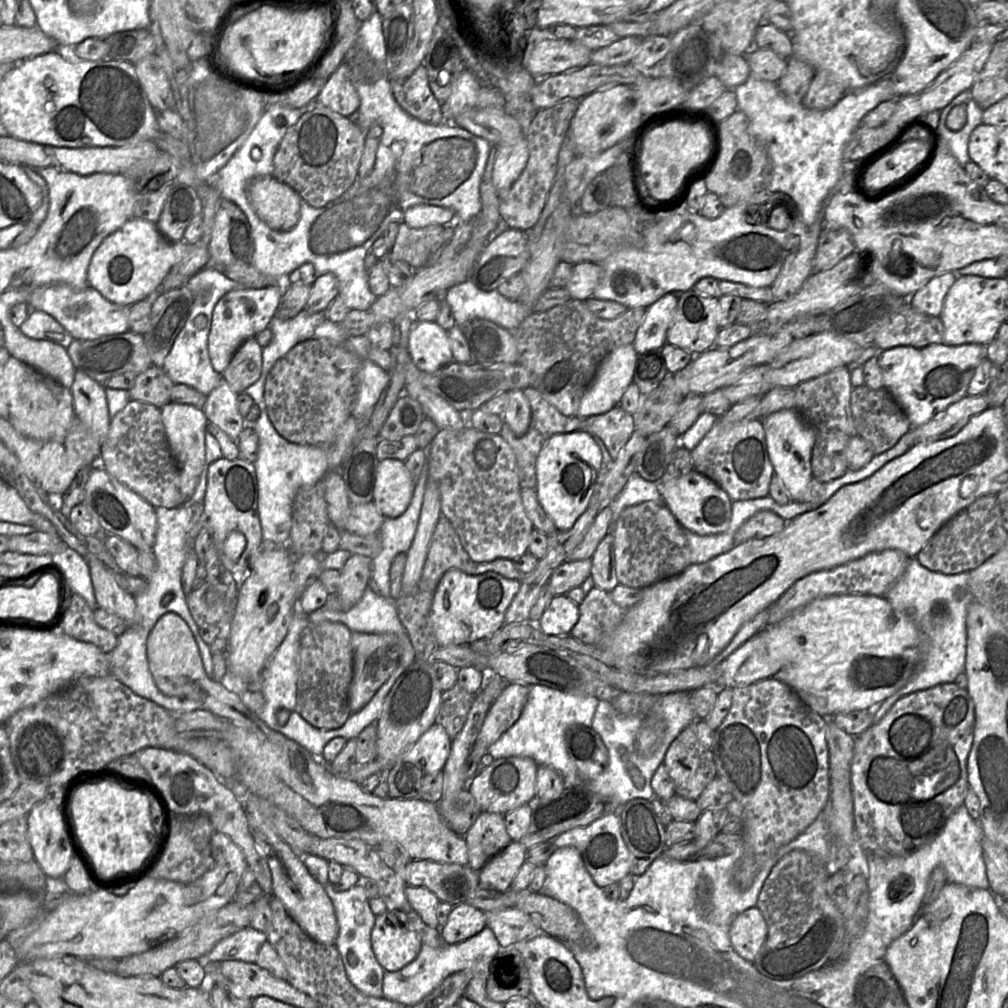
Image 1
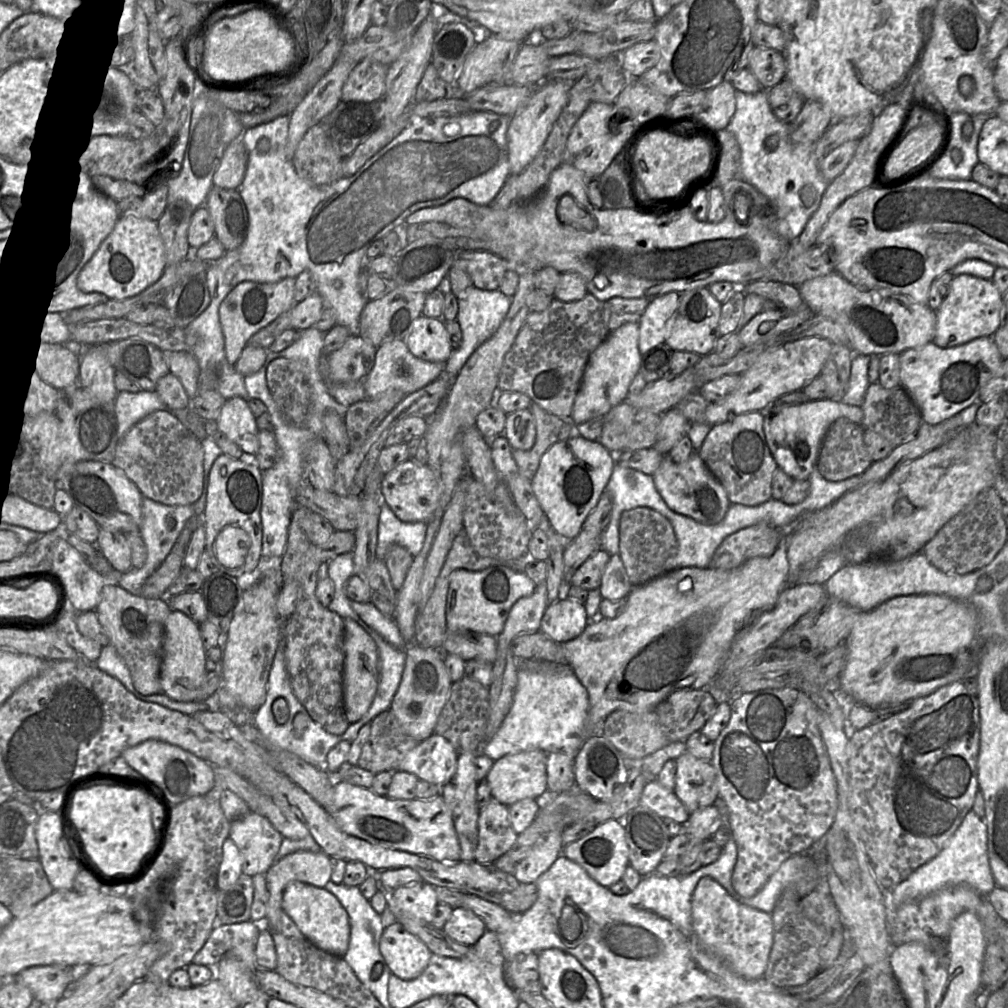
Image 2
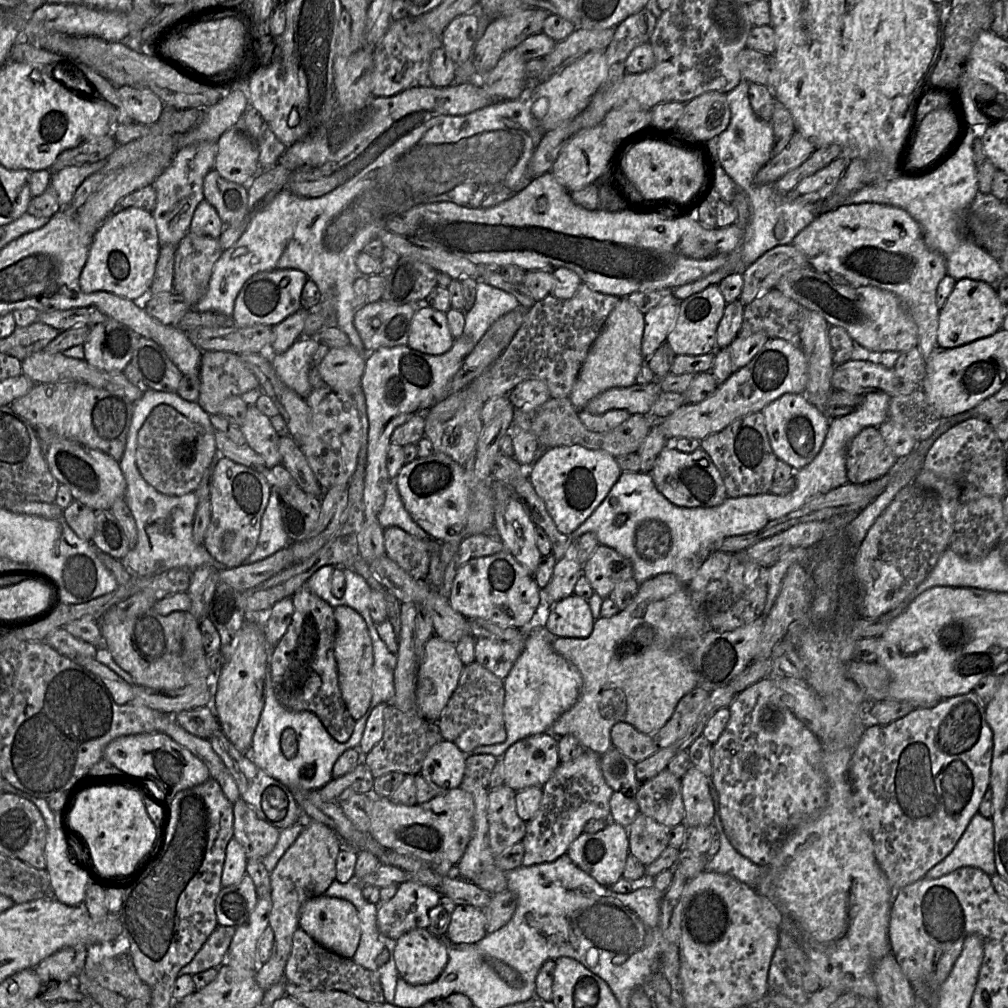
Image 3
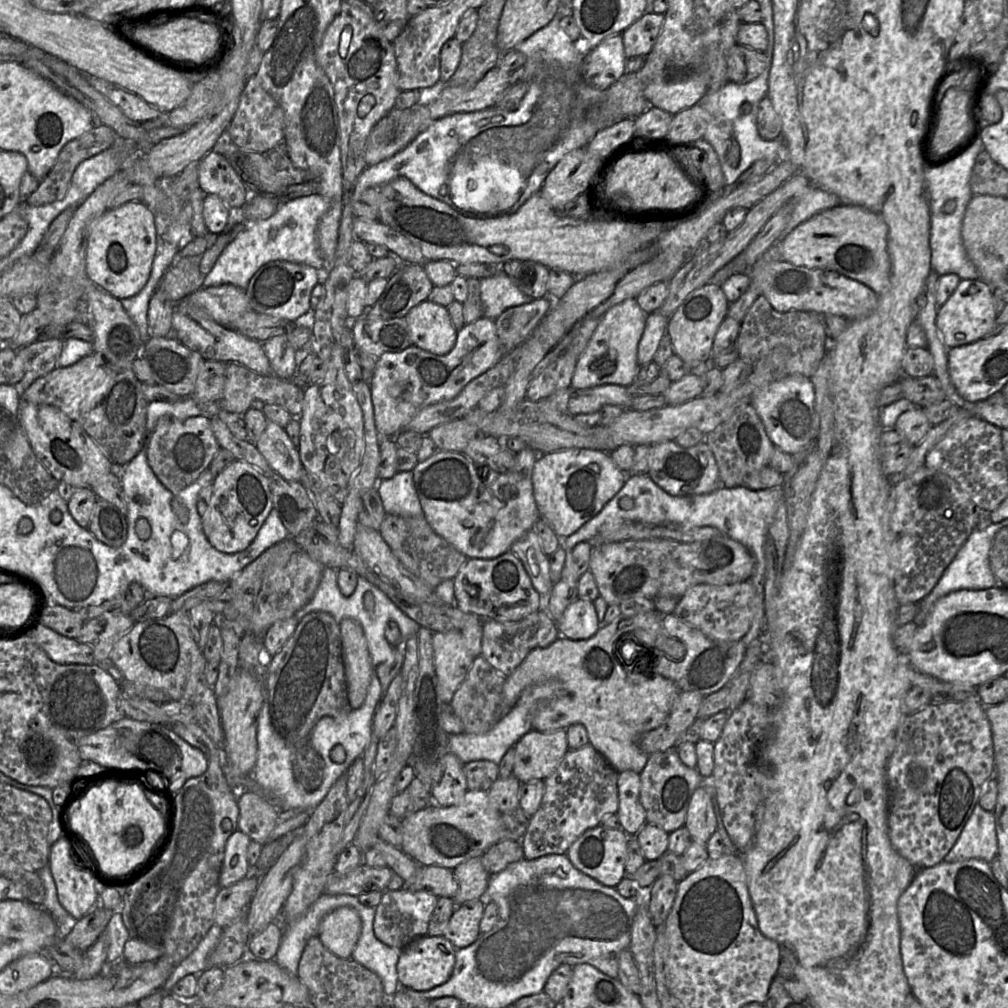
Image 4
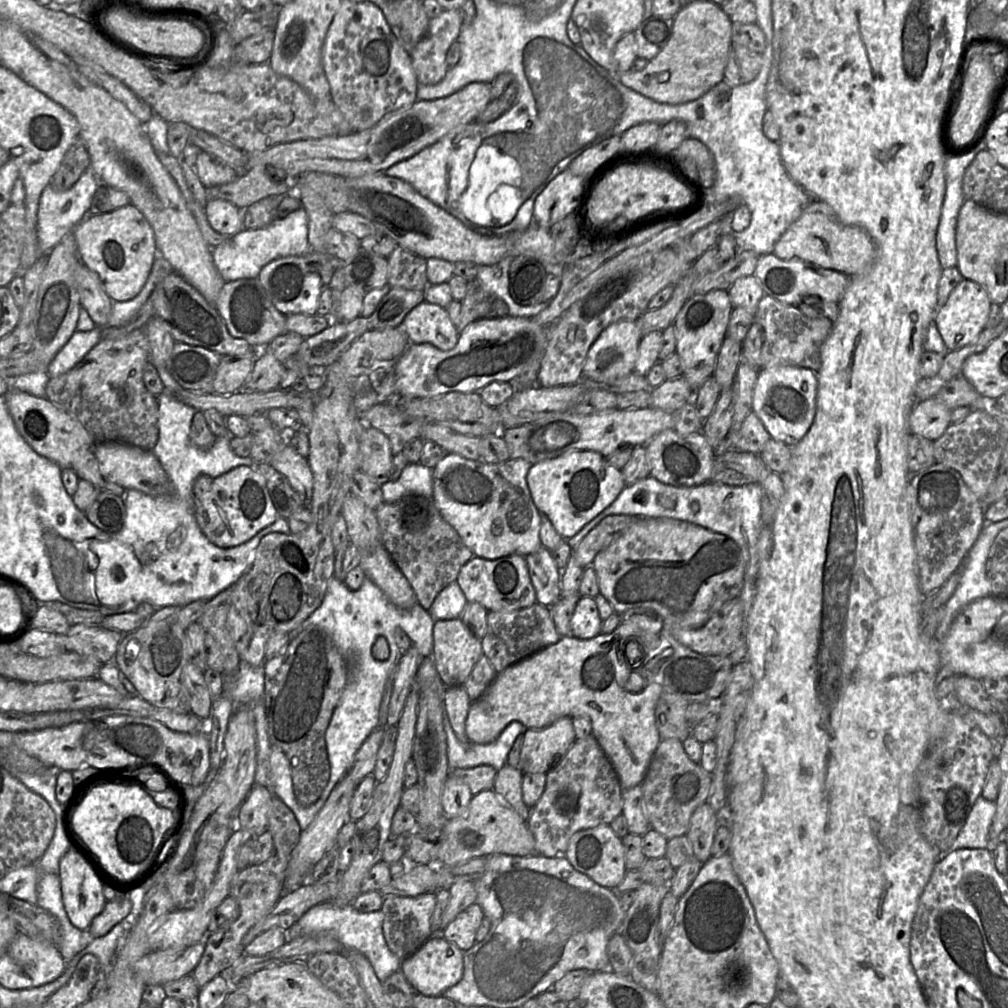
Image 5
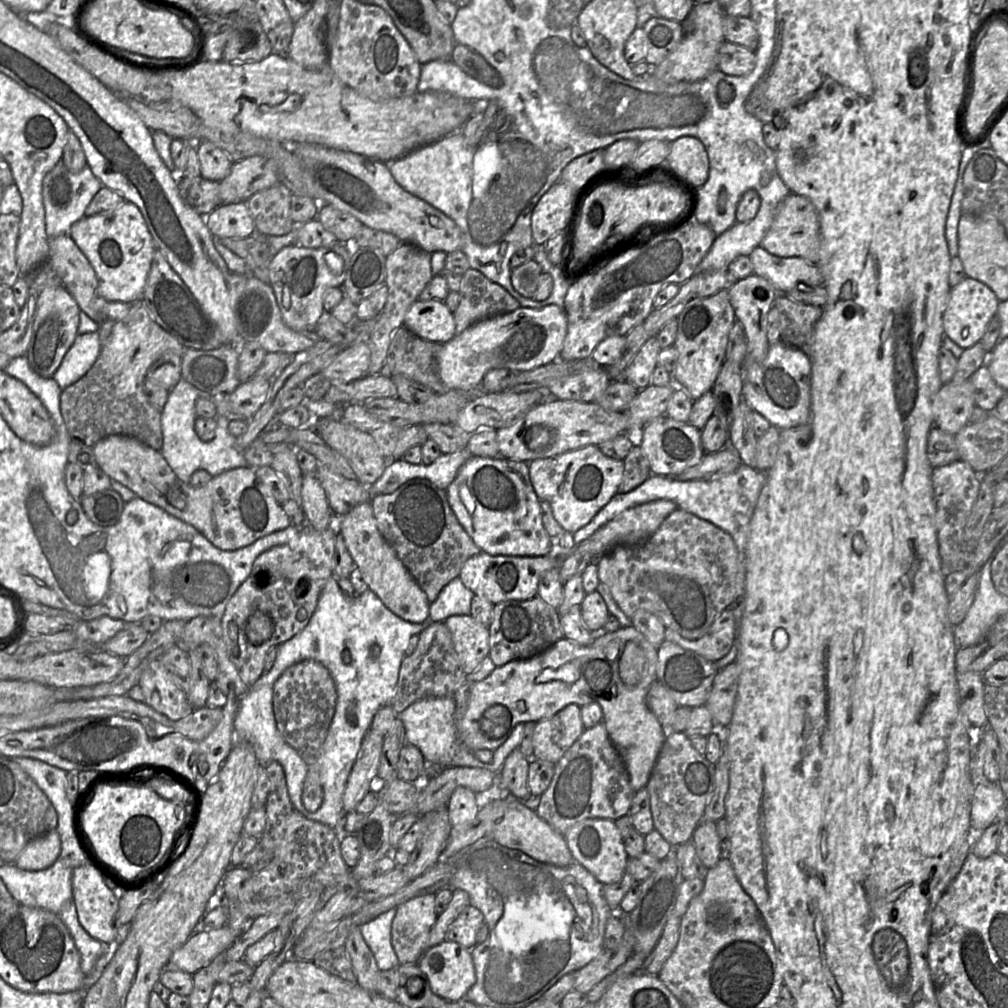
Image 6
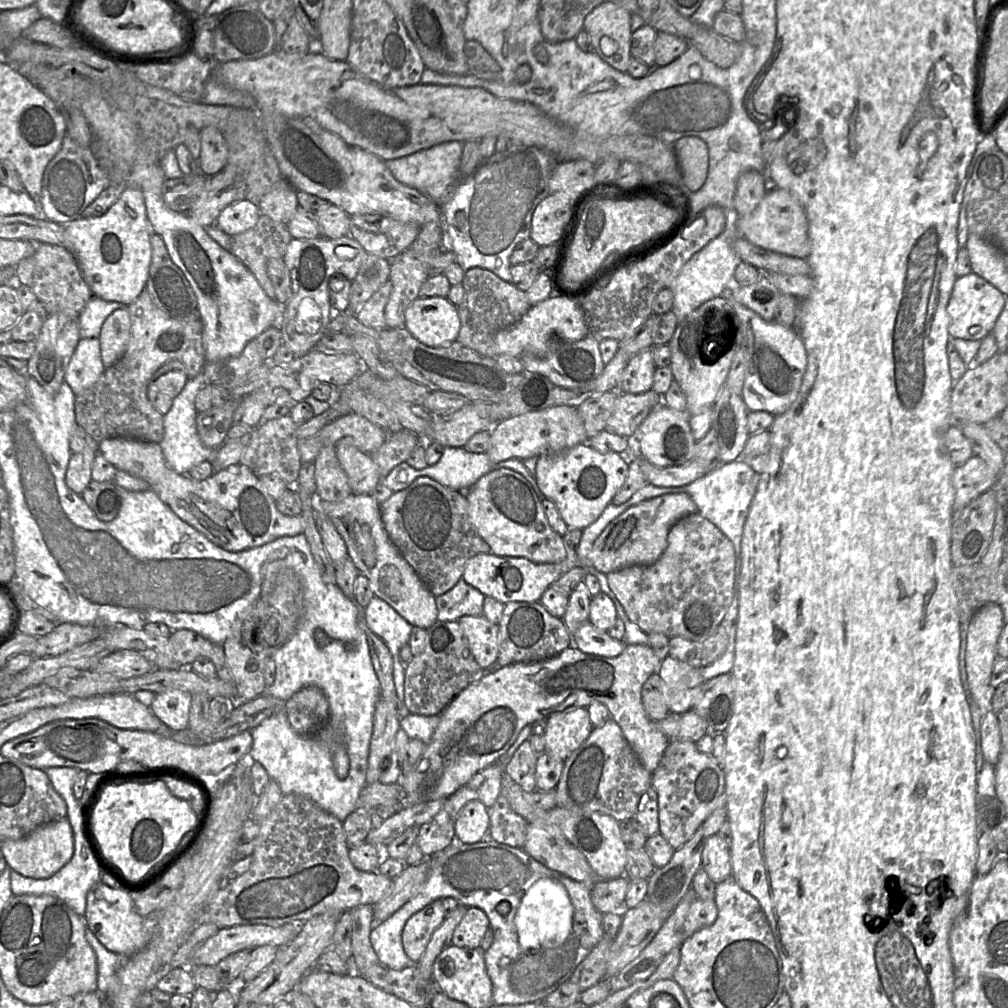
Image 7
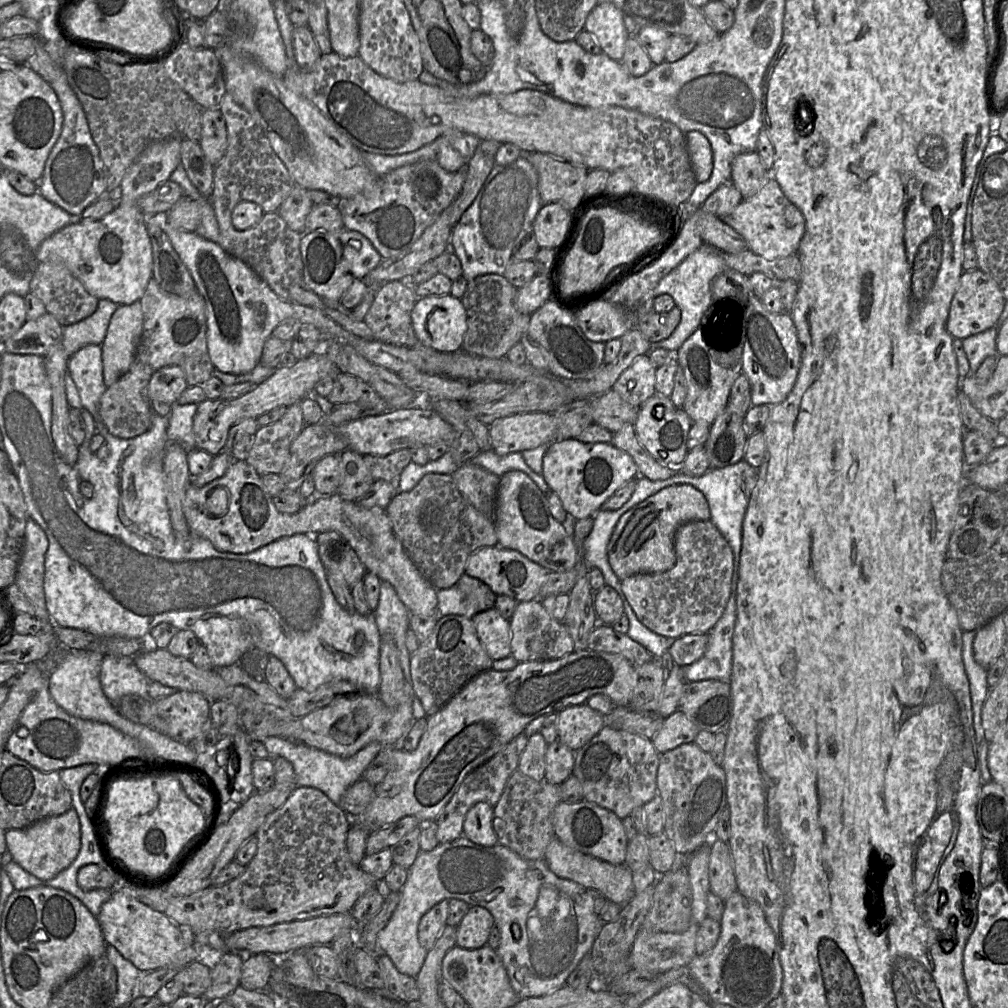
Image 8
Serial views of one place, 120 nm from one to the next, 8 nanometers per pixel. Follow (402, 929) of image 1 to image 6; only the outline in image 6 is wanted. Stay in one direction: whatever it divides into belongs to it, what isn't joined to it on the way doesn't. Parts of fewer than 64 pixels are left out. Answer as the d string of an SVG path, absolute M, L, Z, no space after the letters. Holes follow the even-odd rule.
M445 940L427 949L418 966L426 974L433 993L447 1001L465 998L476 982L470 950L453 941Z

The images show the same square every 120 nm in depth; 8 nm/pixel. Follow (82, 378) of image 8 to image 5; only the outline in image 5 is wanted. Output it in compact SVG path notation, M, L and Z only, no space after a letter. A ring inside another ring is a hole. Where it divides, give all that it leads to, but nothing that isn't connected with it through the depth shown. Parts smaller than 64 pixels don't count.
M101 328L91 331L75 331L69 341L58 351L50 362L47 373L60 376L75 367L86 354L101 341Z

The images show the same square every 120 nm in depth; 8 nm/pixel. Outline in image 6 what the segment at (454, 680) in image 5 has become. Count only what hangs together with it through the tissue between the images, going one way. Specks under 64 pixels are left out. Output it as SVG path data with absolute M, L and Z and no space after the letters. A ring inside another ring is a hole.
M454 615L443 621L448 627L463 671L471 675L489 653L489 629L470 615Z

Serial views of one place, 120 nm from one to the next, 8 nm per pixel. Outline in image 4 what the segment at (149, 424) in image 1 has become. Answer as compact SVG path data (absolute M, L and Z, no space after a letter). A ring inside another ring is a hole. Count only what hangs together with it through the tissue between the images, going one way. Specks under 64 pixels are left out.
M199 415L184 420L162 416L156 422L145 442L148 464L158 480L171 492L178 493L191 485L208 469L220 445L212 431L208 415Z

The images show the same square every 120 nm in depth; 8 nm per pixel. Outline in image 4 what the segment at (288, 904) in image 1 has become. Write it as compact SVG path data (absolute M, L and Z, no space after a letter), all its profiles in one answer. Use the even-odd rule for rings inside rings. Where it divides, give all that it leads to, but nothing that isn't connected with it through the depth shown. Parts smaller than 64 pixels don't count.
M340 907L325 915L317 937L326 949L339 958L350 959L361 934L359 914L350 907Z

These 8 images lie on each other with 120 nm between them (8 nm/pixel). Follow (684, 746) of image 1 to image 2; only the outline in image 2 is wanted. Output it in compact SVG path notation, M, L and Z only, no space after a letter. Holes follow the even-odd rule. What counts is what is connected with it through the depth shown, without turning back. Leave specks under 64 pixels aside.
M688 751L676 759L675 783L674 793L690 814L713 805L718 797L712 763L700 760Z

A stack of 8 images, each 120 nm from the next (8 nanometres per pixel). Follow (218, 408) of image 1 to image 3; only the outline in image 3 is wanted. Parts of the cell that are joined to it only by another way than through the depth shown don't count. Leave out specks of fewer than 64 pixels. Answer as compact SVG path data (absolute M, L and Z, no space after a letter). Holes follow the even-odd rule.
M248 405L244 421L239 426L247 444L270 465L281 464L278 450L279 435L273 428L270 418L256 406Z

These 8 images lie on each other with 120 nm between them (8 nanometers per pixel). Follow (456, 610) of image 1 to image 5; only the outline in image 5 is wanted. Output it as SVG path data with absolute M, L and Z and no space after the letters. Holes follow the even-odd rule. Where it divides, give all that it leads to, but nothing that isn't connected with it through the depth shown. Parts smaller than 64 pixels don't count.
M512 554L494 560L474 556L461 567L456 580L467 602L479 603L488 612L523 609L537 602L527 562L522 555Z

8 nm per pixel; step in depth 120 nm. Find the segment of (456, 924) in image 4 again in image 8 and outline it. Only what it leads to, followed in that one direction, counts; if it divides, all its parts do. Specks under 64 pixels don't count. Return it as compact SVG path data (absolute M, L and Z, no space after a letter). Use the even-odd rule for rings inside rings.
M470 906L457 927L456 945L464 949L485 946L493 926L494 918L486 908Z

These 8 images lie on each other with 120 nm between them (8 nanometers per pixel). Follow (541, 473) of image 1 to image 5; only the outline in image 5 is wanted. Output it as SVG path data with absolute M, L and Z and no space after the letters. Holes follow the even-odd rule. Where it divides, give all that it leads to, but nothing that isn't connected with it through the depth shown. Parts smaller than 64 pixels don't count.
M596 451L566 452L556 458L532 464L527 474L531 498L540 514L546 515L557 533L565 540L577 534L588 522L607 508L626 486L622 470L614 467Z

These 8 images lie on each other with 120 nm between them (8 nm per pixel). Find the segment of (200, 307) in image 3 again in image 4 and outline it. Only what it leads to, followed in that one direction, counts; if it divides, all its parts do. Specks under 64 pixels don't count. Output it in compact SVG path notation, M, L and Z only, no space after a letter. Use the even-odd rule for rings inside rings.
M560 3L559 10L555 17L546 27L540 29L530 38L515 46L514 50L522 52L527 57L524 67L527 72L527 82L529 83L529 90L516 110L506 111L494 106L476 112L452 114L436 120L397 154L375 165L367 166L357 178L352 188L352 194L361 194L369 188L379 188L398 177L405 177L425 194L448 204L461 214L468 217L486 219L488 217L511 215L516 213L530 197L540 192L547 175L566 154L575 149L586 147L597 132L618 122L616 119L606 119L599 123L590 122L589 113L596 109L598 105L606 99L606 90L596 89L584 79L582 66L585 55L576 49L574 42L561 27L561 19L565 16L572 16L572 4L562 6ZM320 194L281 201L281 206L272 216L251 223L226 246L206 276L203 288L232 284L246 289L257 270L275 260L309 265L321 273L324 260L319 250L316 230L321 217L329 208L329 201Z

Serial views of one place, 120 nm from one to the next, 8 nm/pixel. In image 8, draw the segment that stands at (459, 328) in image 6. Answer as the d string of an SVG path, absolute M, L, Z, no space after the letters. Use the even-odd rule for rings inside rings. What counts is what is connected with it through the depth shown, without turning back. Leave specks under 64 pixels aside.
M484 274L468 281L461 302L467 315L467 331L461 350L472 355L486 358L502 358L520 341L530 321L528 314L516 309L515 288L504 275Z

